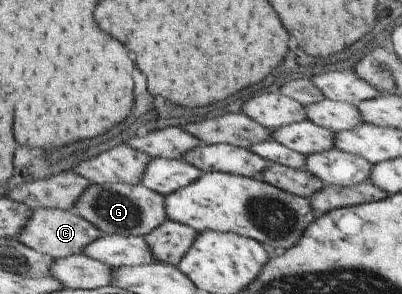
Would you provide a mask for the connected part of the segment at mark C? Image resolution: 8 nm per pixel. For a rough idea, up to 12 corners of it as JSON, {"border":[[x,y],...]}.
{"border":[[36,209],[16,239],[63,259],[104,233],[72,210]]}

